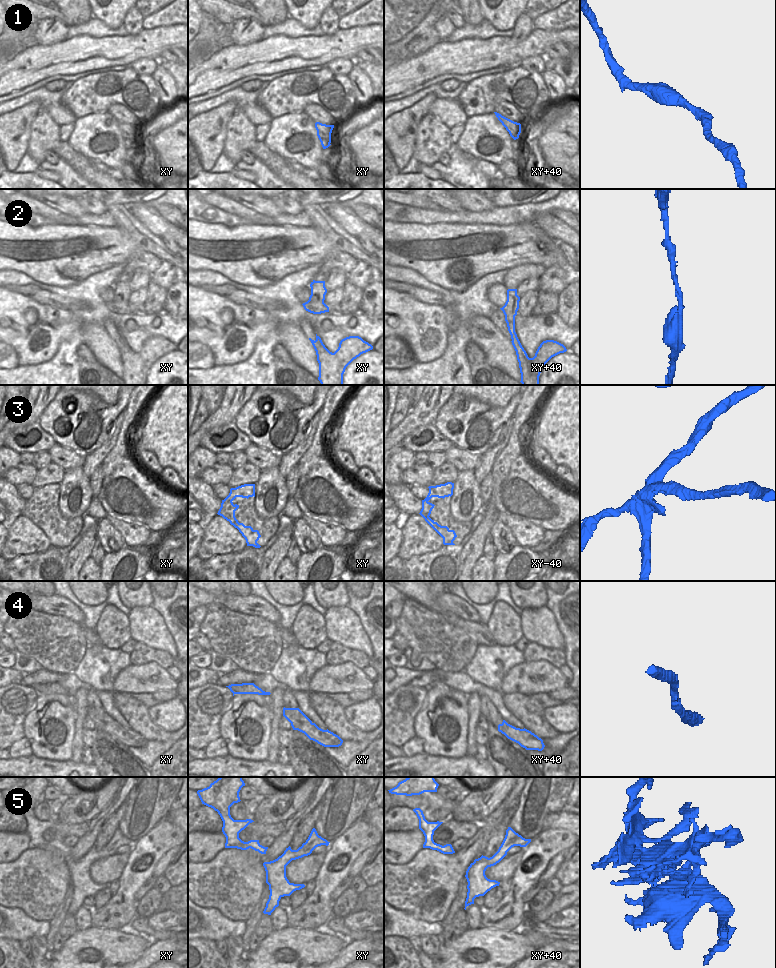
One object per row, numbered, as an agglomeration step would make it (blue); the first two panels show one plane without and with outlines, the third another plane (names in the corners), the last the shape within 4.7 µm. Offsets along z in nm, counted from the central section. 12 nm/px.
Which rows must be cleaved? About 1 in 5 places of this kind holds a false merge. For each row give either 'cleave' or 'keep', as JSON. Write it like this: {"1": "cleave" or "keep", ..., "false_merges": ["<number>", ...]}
{"1": "keep", "2": "keep", "3": "cleave", "4": "keep", "5": "cleave", "false_merges": ["3", "5"]}

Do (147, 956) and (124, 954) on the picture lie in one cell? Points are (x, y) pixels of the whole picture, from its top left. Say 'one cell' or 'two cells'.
two cells

